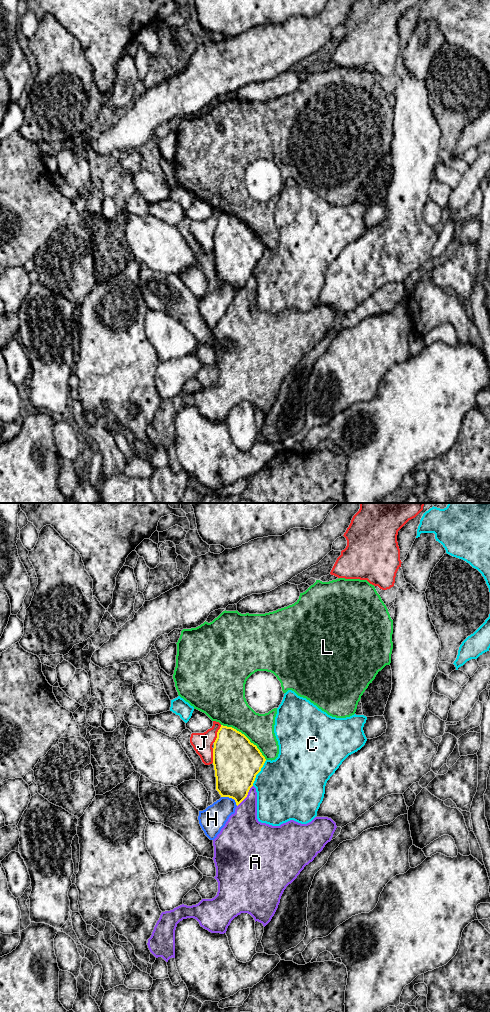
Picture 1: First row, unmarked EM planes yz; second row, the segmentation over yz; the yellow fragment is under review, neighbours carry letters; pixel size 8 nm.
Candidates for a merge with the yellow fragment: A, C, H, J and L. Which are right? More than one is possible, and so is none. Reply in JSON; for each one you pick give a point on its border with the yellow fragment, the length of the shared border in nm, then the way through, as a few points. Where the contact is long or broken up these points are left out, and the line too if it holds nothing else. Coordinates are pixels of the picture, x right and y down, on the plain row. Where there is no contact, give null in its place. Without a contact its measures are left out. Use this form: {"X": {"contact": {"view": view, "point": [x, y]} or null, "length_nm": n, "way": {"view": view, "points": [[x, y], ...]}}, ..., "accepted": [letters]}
{"accepted": []}

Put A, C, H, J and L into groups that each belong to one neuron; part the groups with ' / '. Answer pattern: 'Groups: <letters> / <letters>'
Groups: A / C / H / J / L

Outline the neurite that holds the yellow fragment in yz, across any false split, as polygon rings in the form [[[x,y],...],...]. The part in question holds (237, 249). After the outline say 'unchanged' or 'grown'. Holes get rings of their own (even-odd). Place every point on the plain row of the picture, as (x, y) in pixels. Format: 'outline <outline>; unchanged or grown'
outline [[[221,213],[213,236],[213,253],[216,265],[216,278],[221,285],[235,288],[238,294],[248,283],[256,263],[261,259],[266,247],[256,233],[241,220]]]; unchanged

